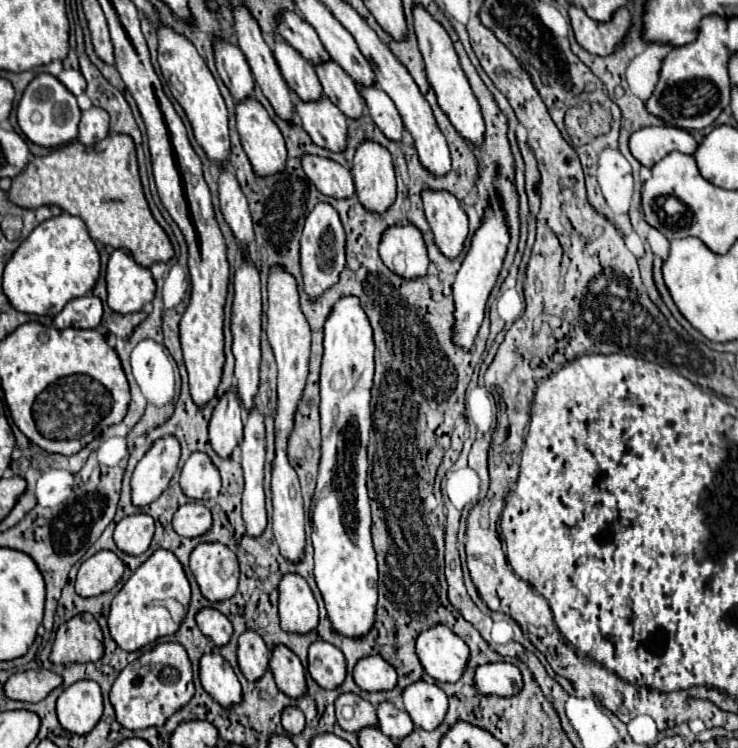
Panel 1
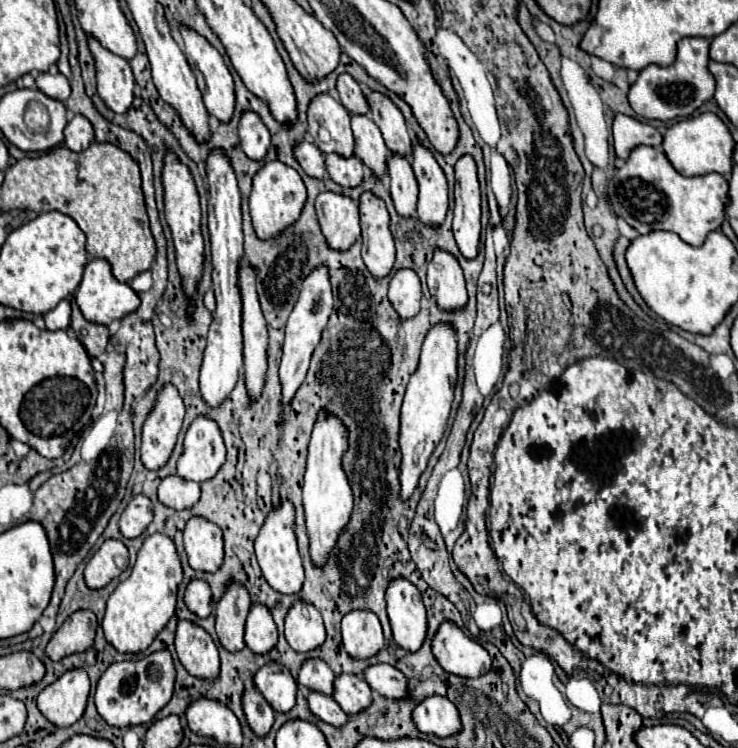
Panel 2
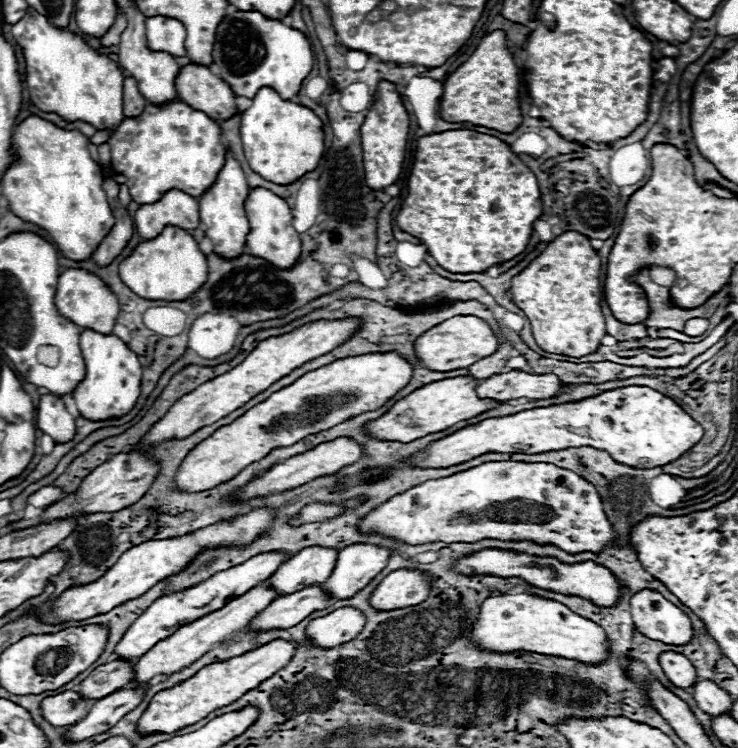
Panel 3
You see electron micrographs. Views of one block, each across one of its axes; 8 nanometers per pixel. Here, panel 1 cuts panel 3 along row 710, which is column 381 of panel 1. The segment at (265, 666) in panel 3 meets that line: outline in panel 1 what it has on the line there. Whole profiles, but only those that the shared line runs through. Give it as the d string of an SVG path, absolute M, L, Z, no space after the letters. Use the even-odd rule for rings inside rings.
M362 140L352 160L356 194L364 208L384 212L396 198L396 178L390 152L374 140Z

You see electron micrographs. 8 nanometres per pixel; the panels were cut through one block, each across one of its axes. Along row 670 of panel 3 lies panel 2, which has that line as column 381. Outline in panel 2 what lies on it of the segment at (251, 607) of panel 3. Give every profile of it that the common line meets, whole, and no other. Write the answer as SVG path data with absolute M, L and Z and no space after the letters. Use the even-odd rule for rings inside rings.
M352 114L352 132L356 140L356 156L378 176L386 174L386 160L390 156L388 146L380 134L380 128L368 114Z

